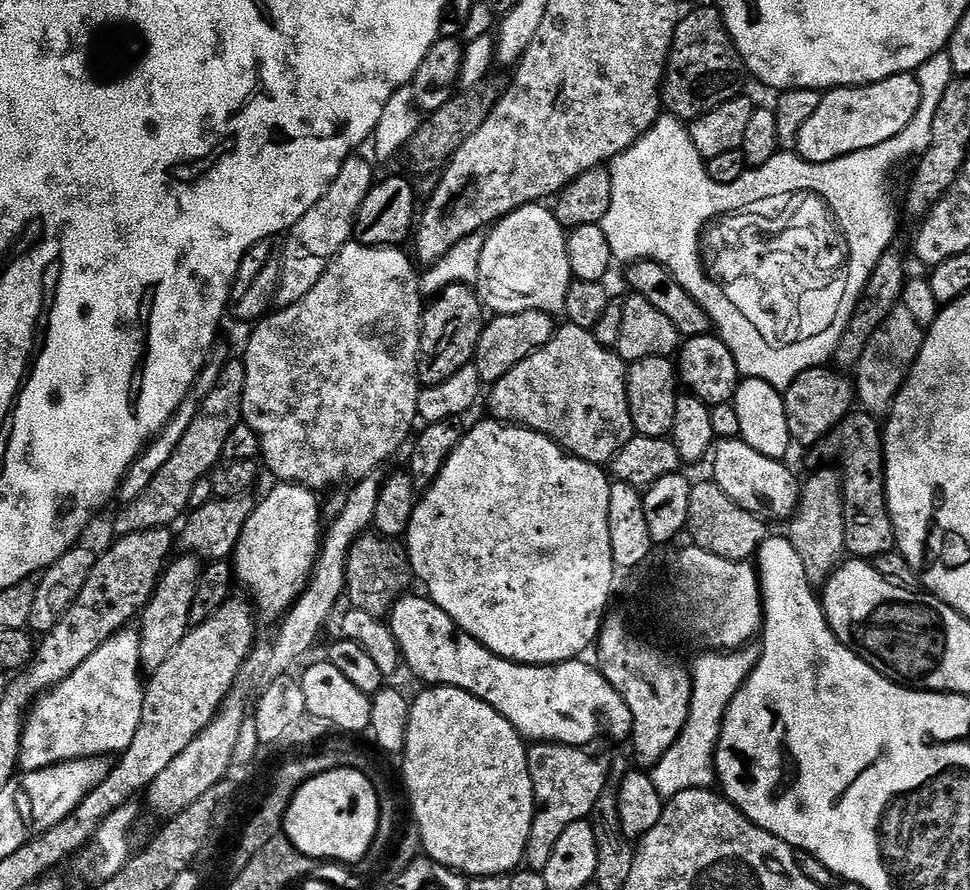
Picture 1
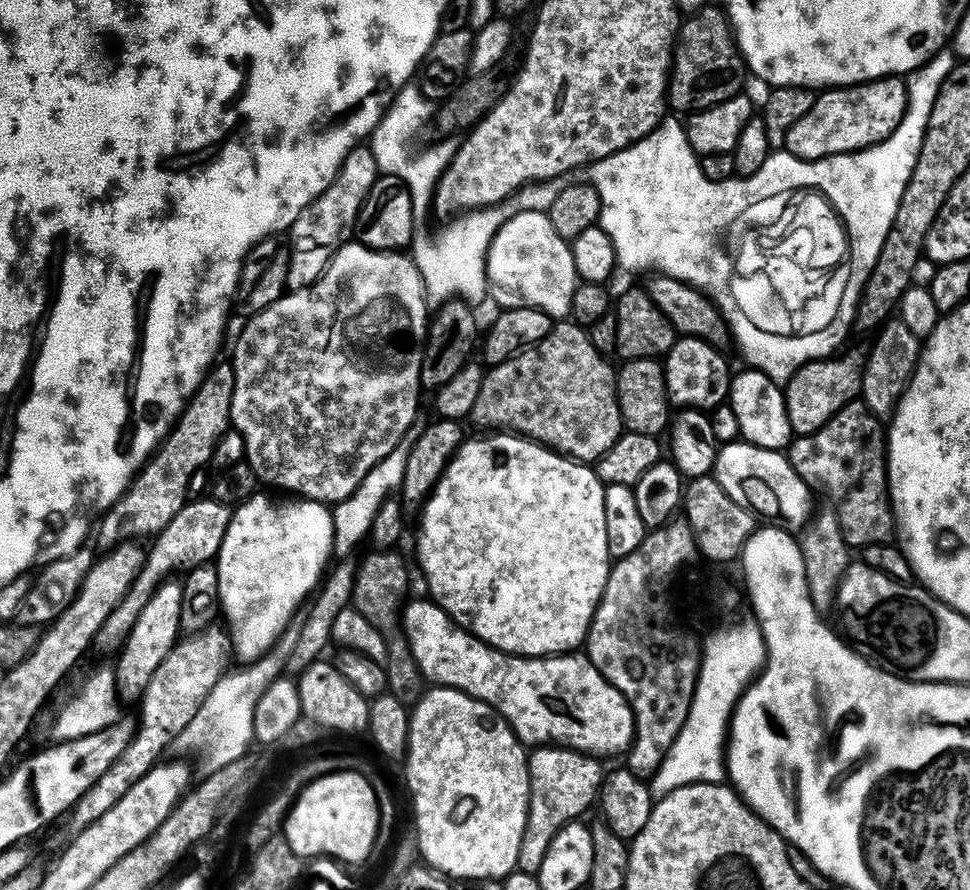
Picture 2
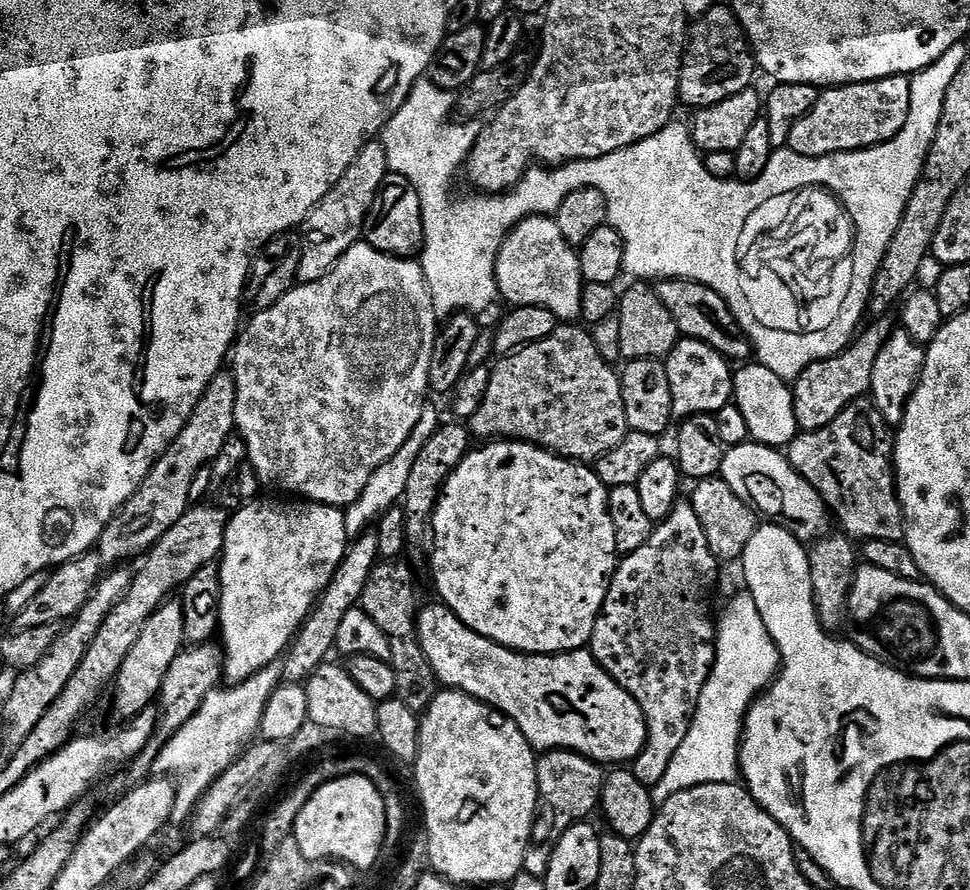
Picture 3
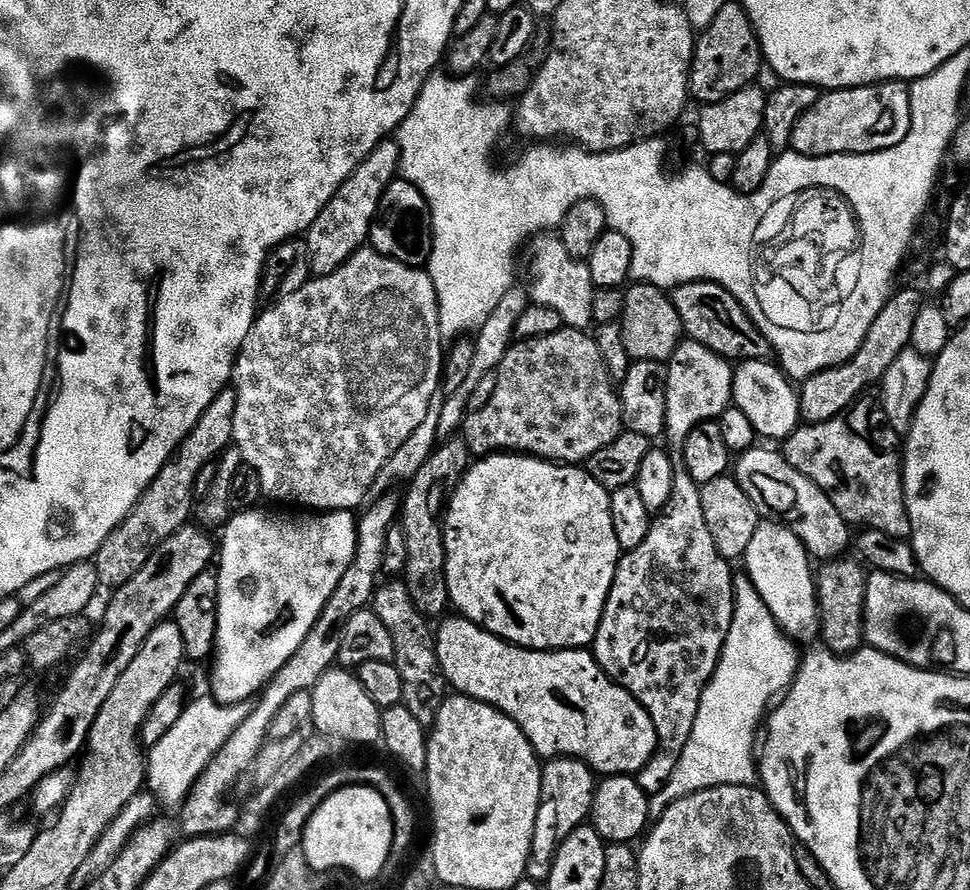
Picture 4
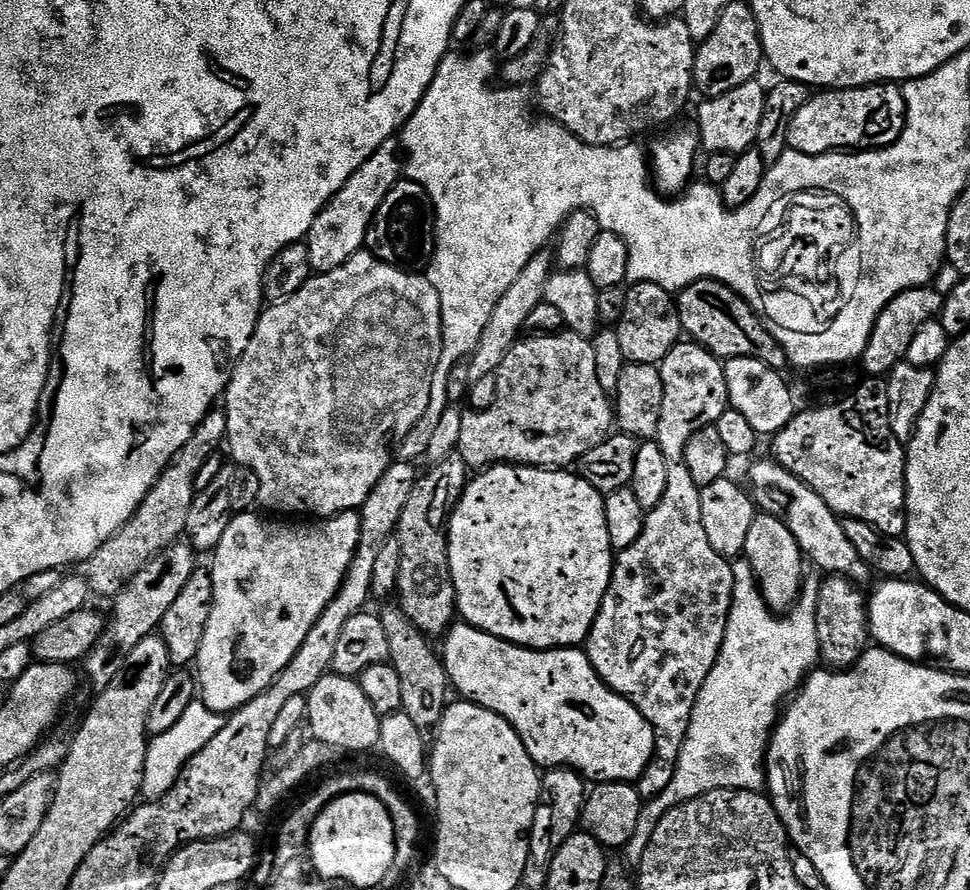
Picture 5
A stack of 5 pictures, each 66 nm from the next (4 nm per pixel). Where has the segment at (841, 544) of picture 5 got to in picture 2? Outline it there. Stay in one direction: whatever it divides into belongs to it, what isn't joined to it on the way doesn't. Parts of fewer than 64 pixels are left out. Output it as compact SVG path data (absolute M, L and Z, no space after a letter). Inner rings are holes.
M747 442L723 445L720 449L720 456L716 460L714 473L716 481L734 498L734 502L741 504L743 508L751 509L757 517L771 522L775 527L785 530L803 530L808 527L813 515L812 492L807 480L798 474L798 470L792 465L791 459L783 451L772 451L762 449Z

